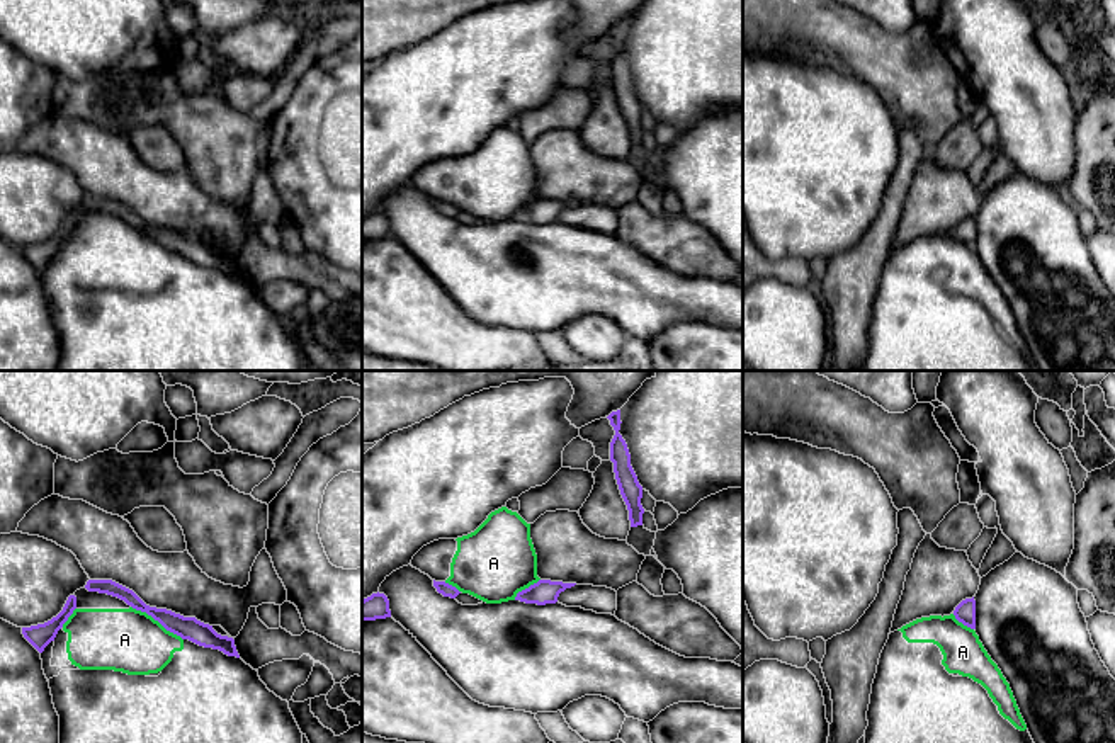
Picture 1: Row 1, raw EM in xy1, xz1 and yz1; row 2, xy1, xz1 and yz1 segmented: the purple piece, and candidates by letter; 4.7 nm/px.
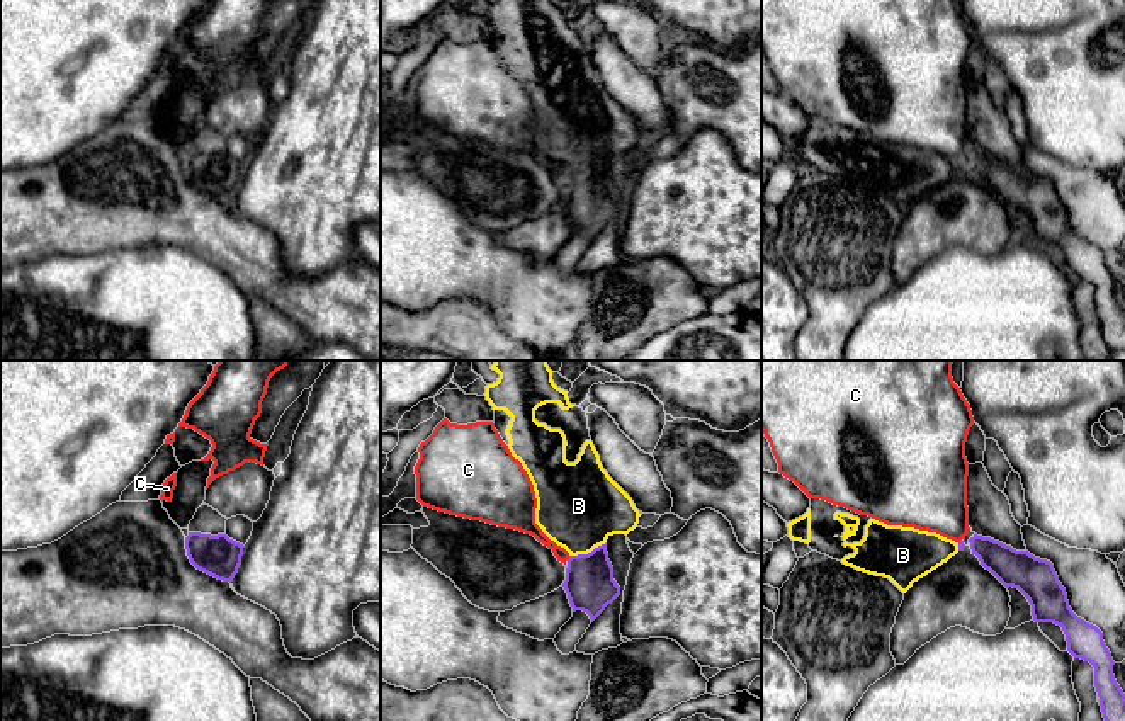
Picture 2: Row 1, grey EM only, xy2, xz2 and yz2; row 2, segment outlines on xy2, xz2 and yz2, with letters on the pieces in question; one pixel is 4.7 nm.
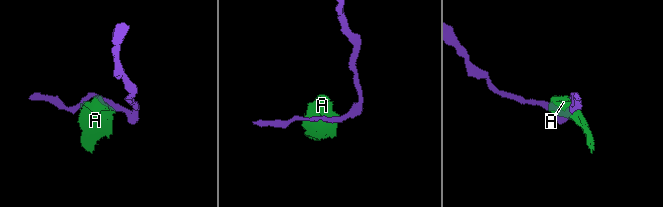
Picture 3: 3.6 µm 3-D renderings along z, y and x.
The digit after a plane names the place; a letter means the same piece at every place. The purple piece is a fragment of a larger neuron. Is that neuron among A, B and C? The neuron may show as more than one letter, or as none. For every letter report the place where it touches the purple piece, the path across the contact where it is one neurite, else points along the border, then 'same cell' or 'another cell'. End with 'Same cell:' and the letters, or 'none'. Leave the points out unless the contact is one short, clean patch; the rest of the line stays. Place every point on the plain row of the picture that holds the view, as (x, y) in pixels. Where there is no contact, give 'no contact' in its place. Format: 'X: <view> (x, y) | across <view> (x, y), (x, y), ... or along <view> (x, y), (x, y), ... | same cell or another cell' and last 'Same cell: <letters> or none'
A: xy1 (157, 238) | another cell
B: xz2 (588, 172) | across xz2 (590, 204), (588, 172), (578, 124) | same cell
C: xz2 (570, 177) | along xz2 (570, 175), (566, 179) | another cell
Same cell: B

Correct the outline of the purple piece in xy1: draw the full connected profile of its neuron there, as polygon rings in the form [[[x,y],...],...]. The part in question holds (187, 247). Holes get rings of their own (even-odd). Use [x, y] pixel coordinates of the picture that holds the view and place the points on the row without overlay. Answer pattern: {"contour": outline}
{"contour": [[[88,199],[85,207],[88,211],[107,213],[124,219],[136,230],[146,231],[158,240],[167,250],[189,258],[199,265],[219,269],[228,275],[240,277],[235,258],[218,253],[212,245],[197,240],[195,236],[184,236],[167,228],[156,228],[146,224],[133,209],[112,201],[112,199]]]}

